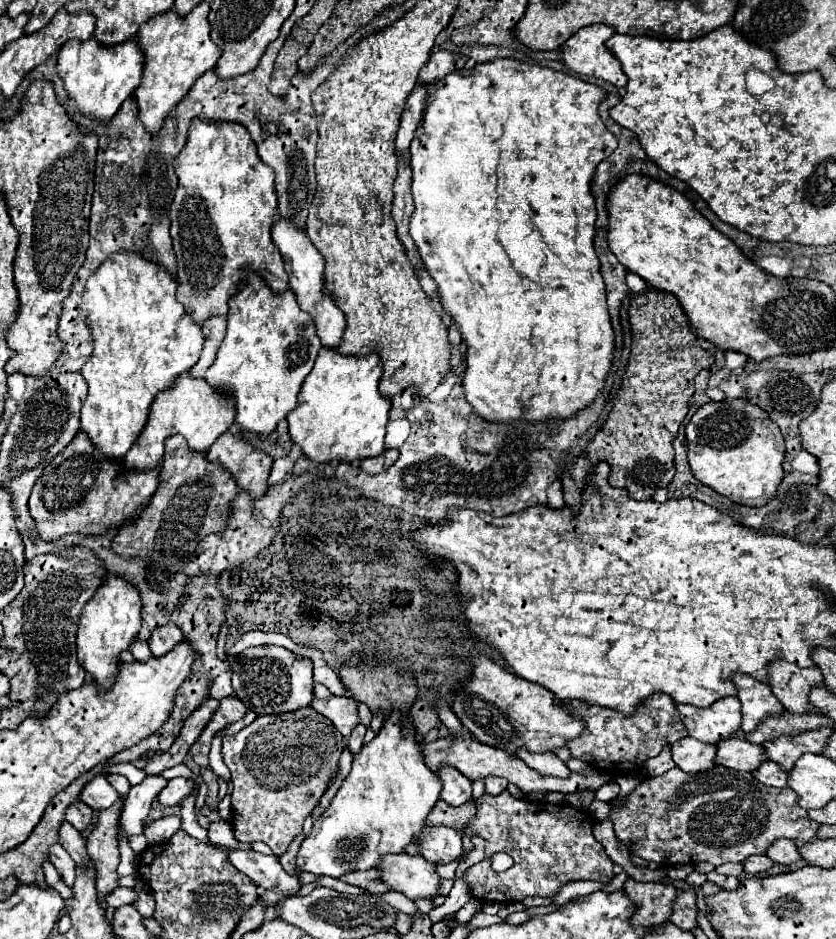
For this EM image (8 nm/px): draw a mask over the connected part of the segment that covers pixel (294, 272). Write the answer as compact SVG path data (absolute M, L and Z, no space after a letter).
M277 220L273 224L271 236L273 236L273 242L277 244L277 248L279 248L281 256L283 256L285 270L289 274L289 288L295 292L299 308L313 316L313 322L315 322L315 328L317 328L317 336L321 338L323 346L325 348L337 348L339 342L343 340L345 316L331 302L331 298L325 292L325 284L323 284L323 256L317 252L317 248L311 244L311 240L301 230L293 228L285 220Z

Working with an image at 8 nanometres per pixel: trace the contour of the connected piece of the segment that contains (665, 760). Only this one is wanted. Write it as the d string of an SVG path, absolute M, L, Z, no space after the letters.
M665 746L658 757L650 758L645 762L648 777L655 777L676 767L671 757L670 746Z

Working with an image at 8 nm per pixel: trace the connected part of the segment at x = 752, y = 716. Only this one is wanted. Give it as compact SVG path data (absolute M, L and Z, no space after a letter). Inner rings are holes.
M741 674L735 676L735 684L739 688L737 698L743 704L743 726L741 726L741 730L745 734L753 732L761 722L765 722L765 718L785 712L783 704L771 692L769 684L761 684L761 682L753 680L751 676L741 676Z

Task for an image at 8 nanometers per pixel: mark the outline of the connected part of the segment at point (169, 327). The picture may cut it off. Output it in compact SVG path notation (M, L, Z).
M117 252L109 256L85 284L81 310L89 322L95 350L91 360L83 366L89 396L81 408L81 430L101 450L101 454L115 460L123 458L137 442L147 424L155 396L169 390L181 374L189 372L197 364L201 356L205 342L201 326L185 314L185 308L175 298L175 290L177 280L171 278L169 272L131 252Z

